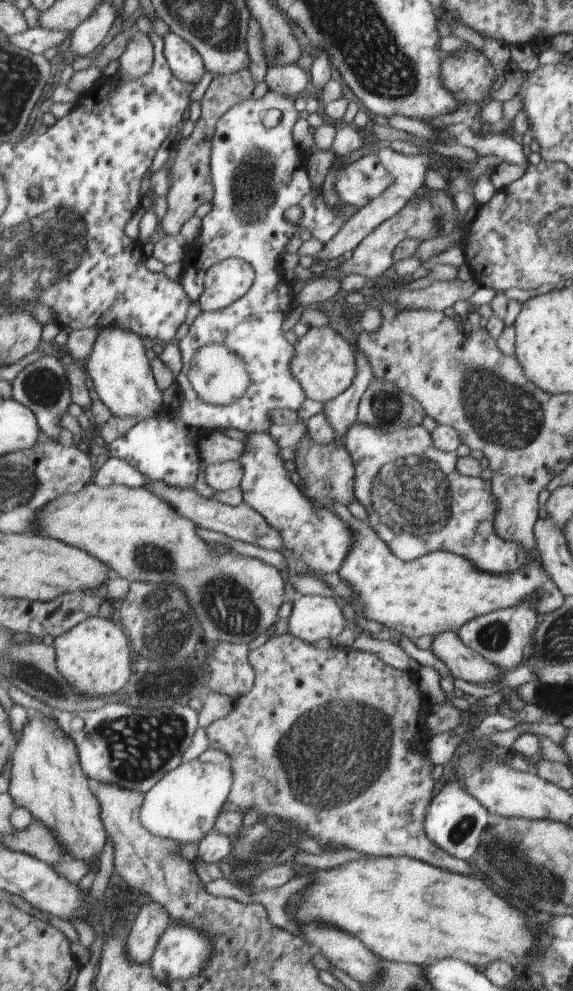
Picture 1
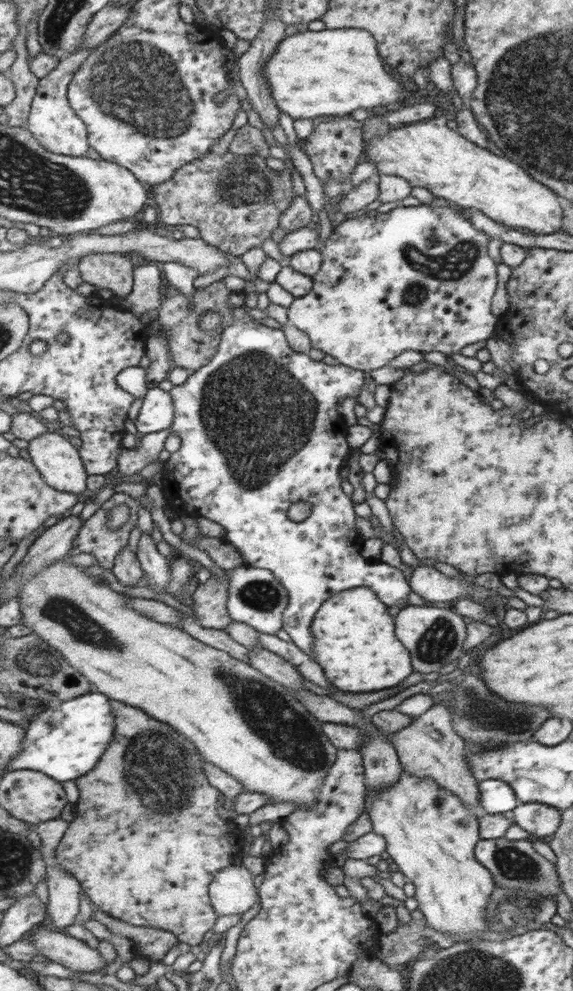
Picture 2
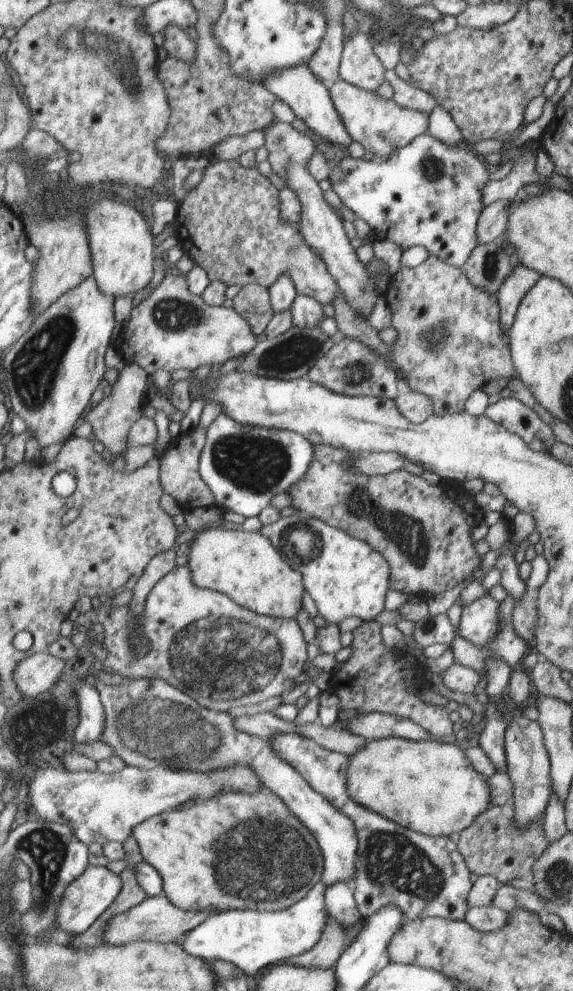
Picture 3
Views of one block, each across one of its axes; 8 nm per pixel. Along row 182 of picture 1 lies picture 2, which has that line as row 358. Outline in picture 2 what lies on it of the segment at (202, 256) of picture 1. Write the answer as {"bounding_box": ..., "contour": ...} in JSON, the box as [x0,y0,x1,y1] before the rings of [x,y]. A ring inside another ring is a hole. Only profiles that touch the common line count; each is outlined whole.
{"bounding_box":[163,311,416,658],"contour":[[[210,311],[203,314],[201,319],[203,330],[219,331],[219,348],[217,354],[211,358],[211,362],[199,370],[193,371],[182,385],[175,385],[171,390],[174,402],[175,420],[171,426],[172,432],[181,437],[181,449],[173,454],[164,463],[163,468],[167,469],[167,480],[170,488],[166,489],[167,502],[169,506],[184,509],[197,517],[205,517],[214,520],[227,529],[227,541],[234,544],[239,552],[243,553],[245,560],[251,567],[261,567],[272,570],[273,574],[280,578],[285,588],[290,592],[290,601],[284,612],[284,629],[292,636],[293,643],[301,648],[301,651],[315,658],[315,644],[313,644],[312,624],[315,614],[333,595],[355,587],[370,588],[385,606],[397,606],[403,602],[414,603],[416,599],[412,586],[409,586],[409,574],[405,570],[397,569],[397,566],[390,566],[373,558],[361,556],[361,546],[365,542],[365,534],[361,534],[361,526],[357,526],[357,502],[353,502],[353,494],[345,494],[341,488],[341,469],[347,464],[347,460],[353,457],[354,449],[349,448],[348,434],[349,423],[340,413],[340,404],[346,398],[358,398],[360,388],[366,384],[364,371],[349,368],[347,365],[327,364],[324,360],[312,360],[307,354],[295,352],[285,332],[277,328],[269,328],[260,324],[259,321],[247,323],[235,322],[233,325],[220,330],[223,317],[221,313]],[[300,500],[308,502],[312,506],[312,513],[307,520],[295,522],[289,518],[289,509]]]}

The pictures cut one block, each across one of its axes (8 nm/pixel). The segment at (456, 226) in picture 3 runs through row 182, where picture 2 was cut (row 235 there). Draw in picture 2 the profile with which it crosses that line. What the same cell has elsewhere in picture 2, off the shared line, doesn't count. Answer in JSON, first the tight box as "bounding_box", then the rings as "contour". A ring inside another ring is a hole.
{"bounding_box":[288,206,497,371],"contour":[[[403,206],[395,208],[385,214],[377,213],[373,218],[361,215],[358,218],[343,221],[332,230],[322,249],[324,261],[321,270],[314,276],[314,289],[305,296],[297,298],[288,309],[289,323],[295,325],[299,330],[306,332],[312,340],[313,348],[317,348],[327,355],[334,356],[341,365],[358,371],[373,370],[391,361],[396,354],[407,350],[415,352],[442,352],[446,356],[450,353],[459,353],[459,350],[473,342],[486,341],[493,334],[493,326],[497,324],[497,318],[489,312],[489,302],[495,292],[497,276],[495,276],[495,264],[487,256],[487,235],[475,230],[465,218],[459,216],[455,208],[449,206]]]}

